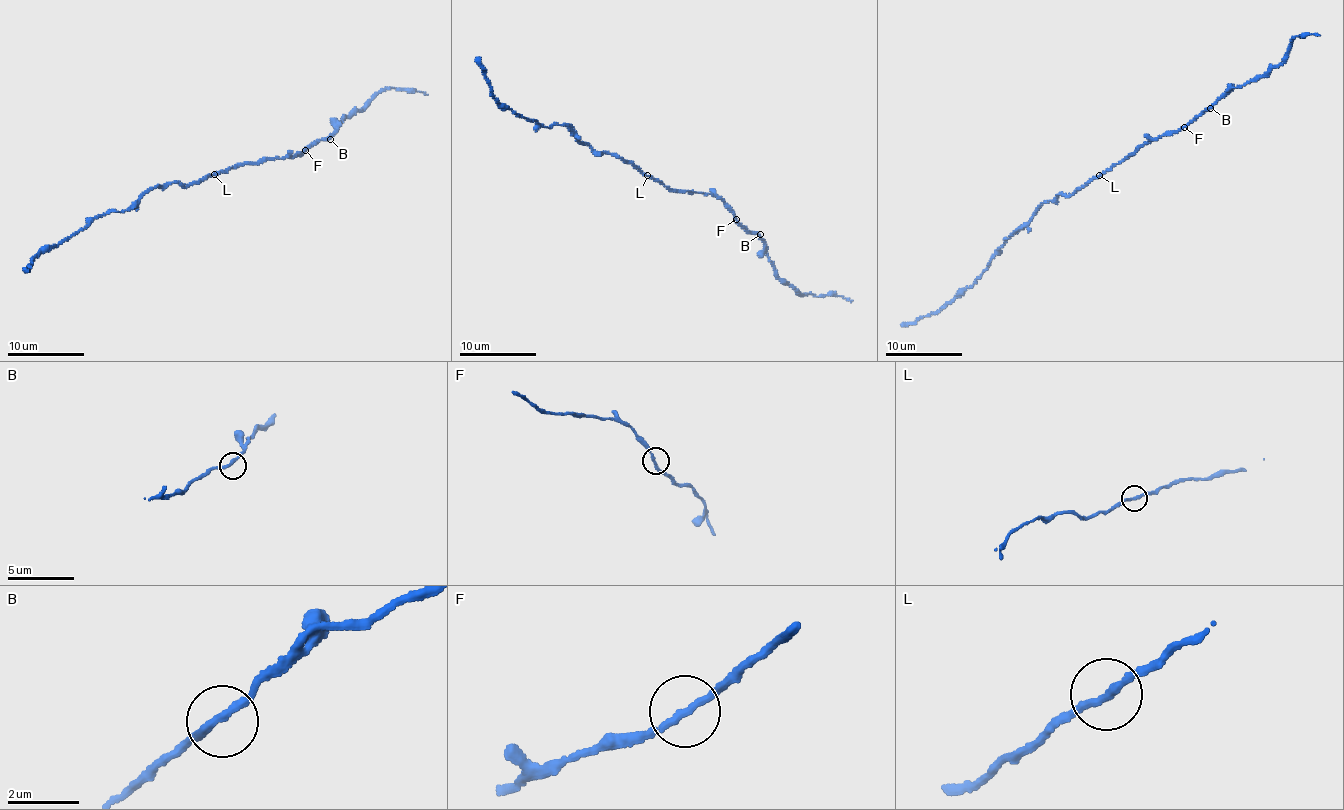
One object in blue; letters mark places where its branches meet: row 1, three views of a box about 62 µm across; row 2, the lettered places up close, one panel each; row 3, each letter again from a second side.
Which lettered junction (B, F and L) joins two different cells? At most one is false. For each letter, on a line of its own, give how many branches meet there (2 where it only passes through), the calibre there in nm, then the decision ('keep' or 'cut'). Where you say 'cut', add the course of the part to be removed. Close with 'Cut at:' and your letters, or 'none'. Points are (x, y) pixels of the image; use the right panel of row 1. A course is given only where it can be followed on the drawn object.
B: 2 | 240 nm | keep
F: 2 | 200 nm | keep
L: 2 | 200 nm | cut | (1100, 176), (1070, 195), (1038, 205), (967, 288), (934, 312), (901, 324)
Cut at: L

